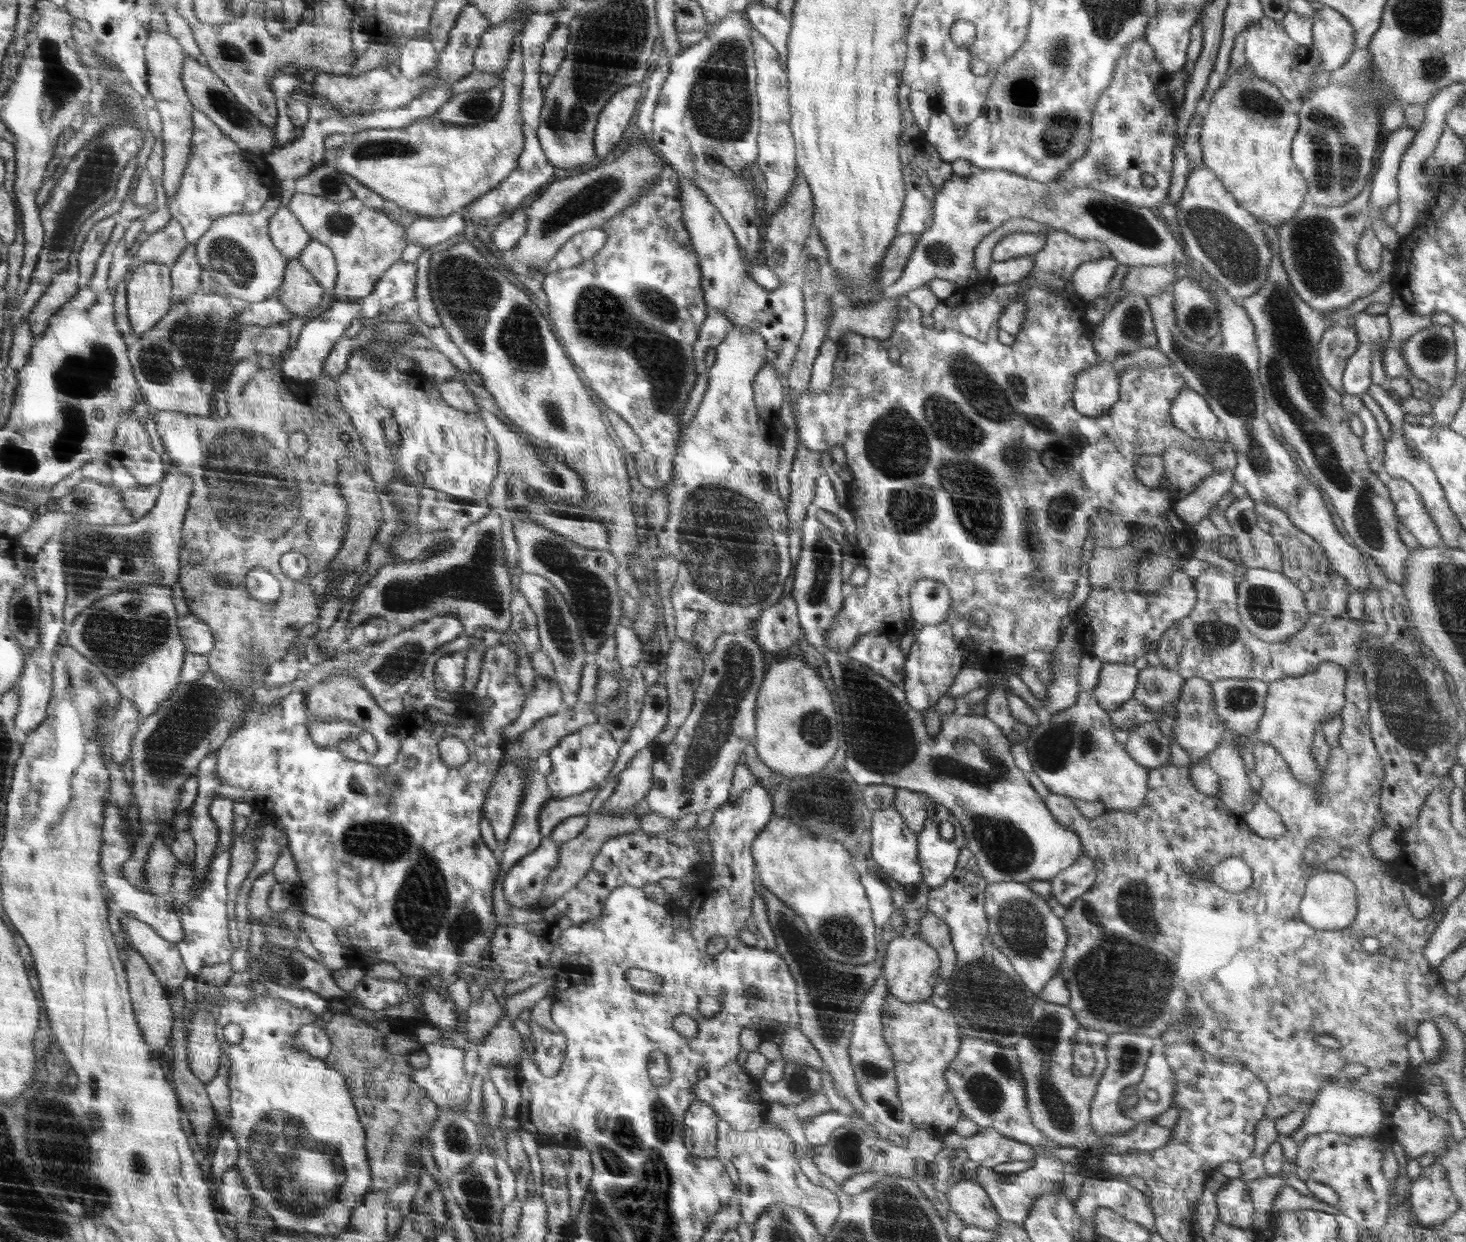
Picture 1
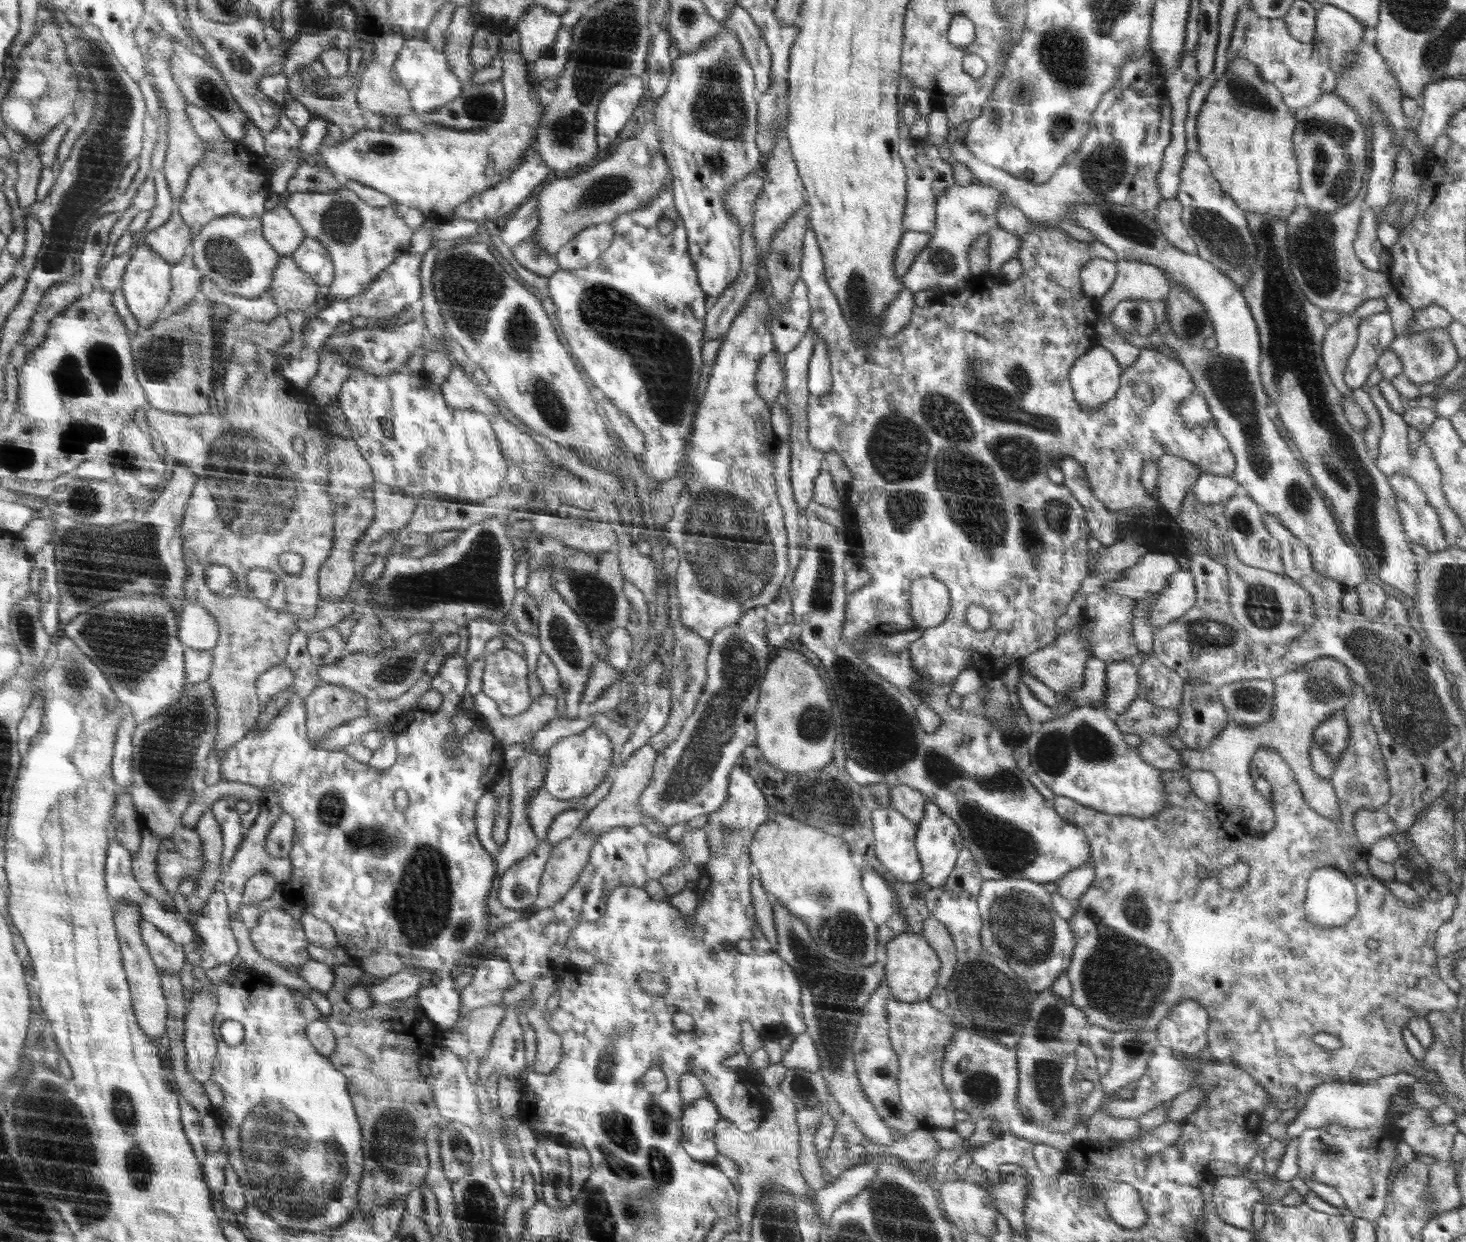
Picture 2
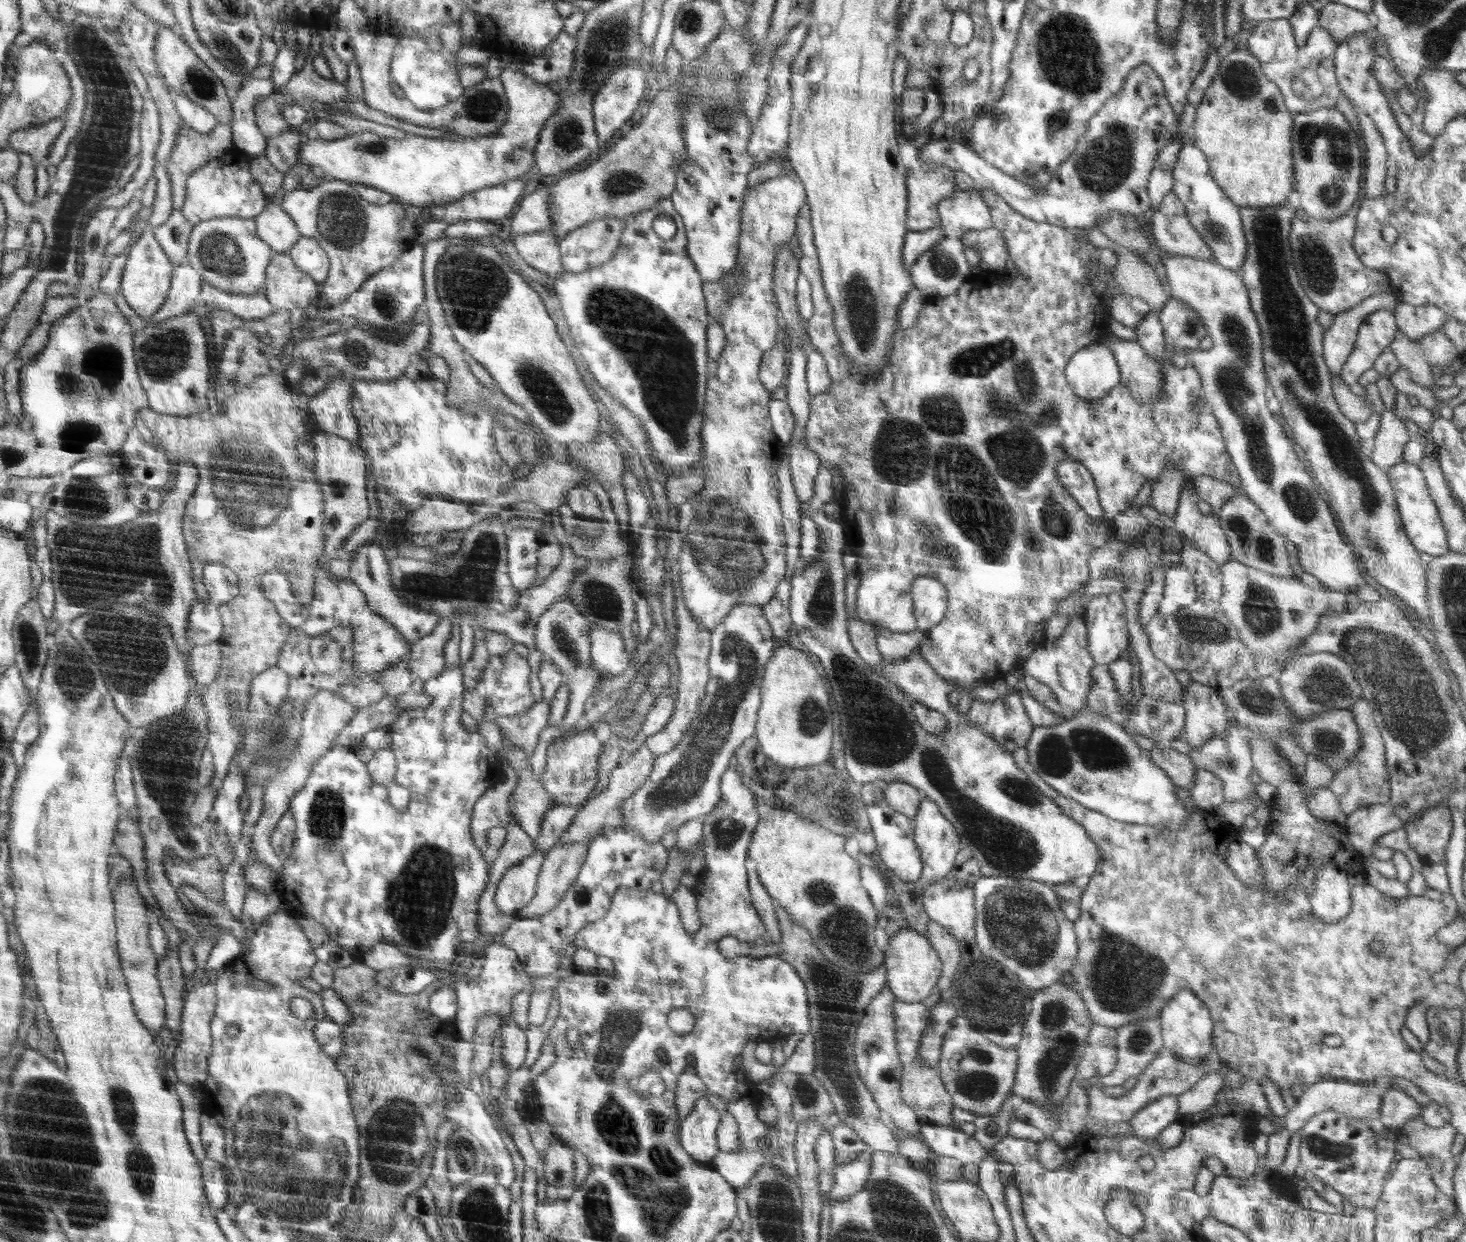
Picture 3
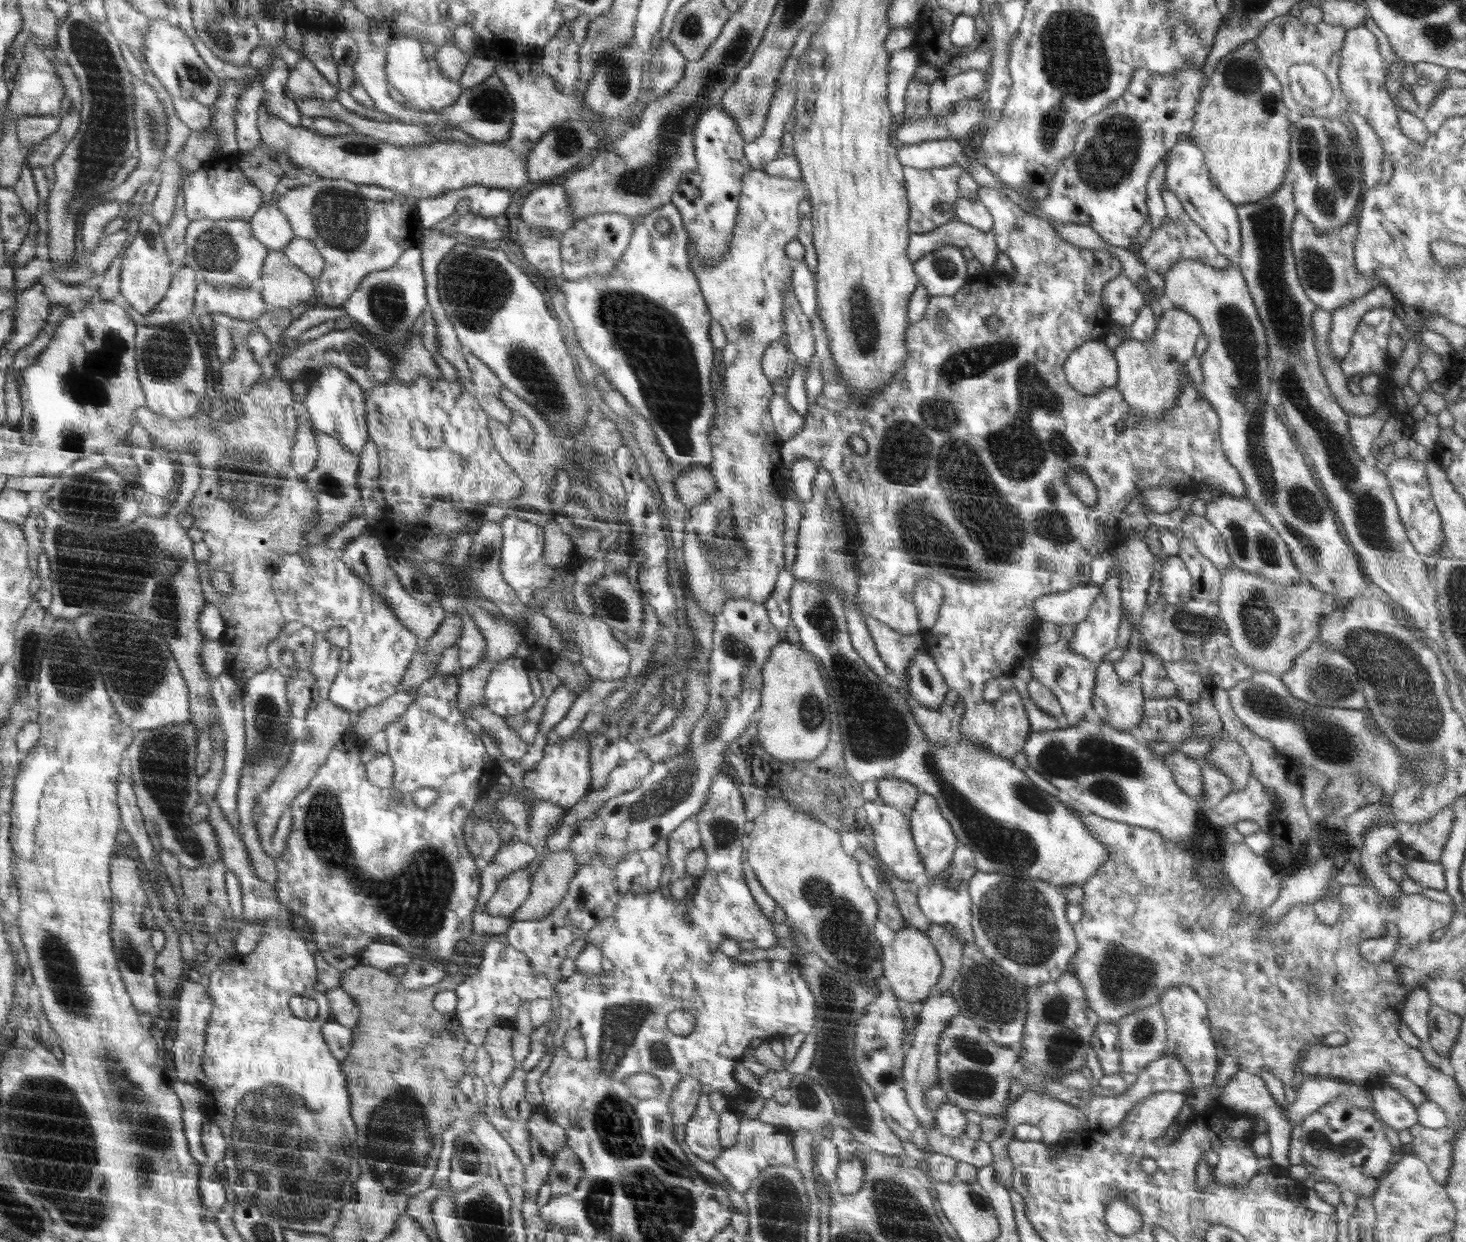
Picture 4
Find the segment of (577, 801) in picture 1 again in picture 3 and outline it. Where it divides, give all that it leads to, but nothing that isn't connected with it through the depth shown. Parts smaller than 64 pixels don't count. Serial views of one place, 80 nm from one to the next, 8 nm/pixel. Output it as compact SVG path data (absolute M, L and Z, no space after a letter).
M526 773L518 776L518 782L516 789L509 797L509 813L519 825L520 829L524 830L526 834L533 840L540 836L540 826L544 813L552 808L557 800L552 798L542 786L541 781L538 781L538 776L530 773Z

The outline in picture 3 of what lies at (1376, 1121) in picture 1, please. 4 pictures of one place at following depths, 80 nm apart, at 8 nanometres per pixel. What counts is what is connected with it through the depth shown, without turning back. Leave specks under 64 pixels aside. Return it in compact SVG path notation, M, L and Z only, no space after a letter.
M1378 1077L1372 1081L1357 1083L1346 1079L1321 1080L1316 1084L1306 1086L1304 1094L1298 1098L1297 1104L1290 1108L1286 1116L1283 1116L1284 1127L1290 1134L1299 1131L1309 1118L1324 1112L1325 1110L1335 1110L1348 1118L1360 1120L1363 1118L1378 1119L1380 1116L1380 1106L1382 1106L1382 1096L1384 1092L1394 1089L1393 1077Z

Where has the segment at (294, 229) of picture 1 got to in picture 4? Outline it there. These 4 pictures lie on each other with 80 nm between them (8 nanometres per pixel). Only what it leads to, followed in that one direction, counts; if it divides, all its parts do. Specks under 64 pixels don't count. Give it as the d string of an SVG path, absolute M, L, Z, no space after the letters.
M263 204L248 220L254 235L271 251L282 251L295 237L290 219L275 204Z

